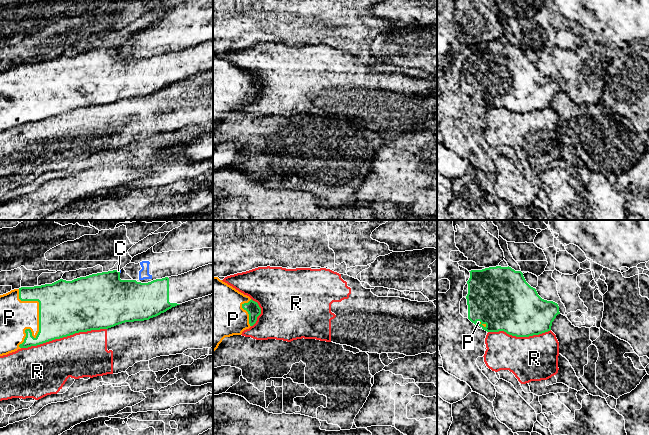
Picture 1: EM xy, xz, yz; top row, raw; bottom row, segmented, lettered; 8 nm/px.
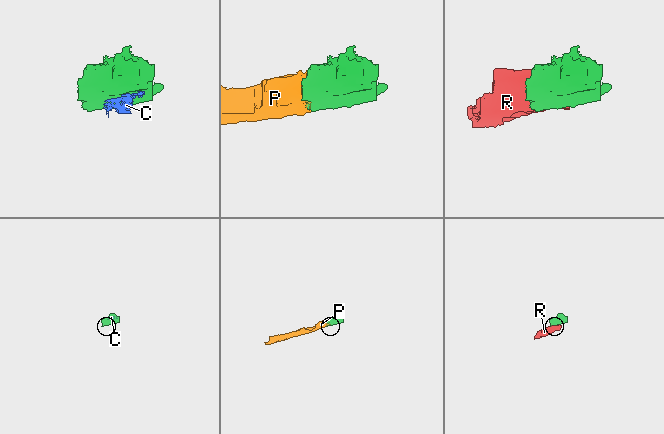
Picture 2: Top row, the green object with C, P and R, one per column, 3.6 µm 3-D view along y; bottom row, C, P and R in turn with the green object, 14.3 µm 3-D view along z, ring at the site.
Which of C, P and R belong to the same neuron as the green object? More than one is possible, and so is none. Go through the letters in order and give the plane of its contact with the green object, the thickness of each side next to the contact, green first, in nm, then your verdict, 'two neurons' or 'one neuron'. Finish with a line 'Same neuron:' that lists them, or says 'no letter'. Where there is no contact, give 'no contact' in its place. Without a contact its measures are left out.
C: xy | 420/20 nm | two neurons
P: xy | 440/260 nm | one neuron
R: xy | 440/360 nm | two neurons
Same neuron: P

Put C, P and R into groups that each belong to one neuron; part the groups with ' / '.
C / P / R

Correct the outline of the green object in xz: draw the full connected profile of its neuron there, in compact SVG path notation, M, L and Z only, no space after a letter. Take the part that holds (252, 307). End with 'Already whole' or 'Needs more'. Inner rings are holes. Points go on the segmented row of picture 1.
M213 277L213 352L225 337L241 335L261 314L258 303Z. Needs more

